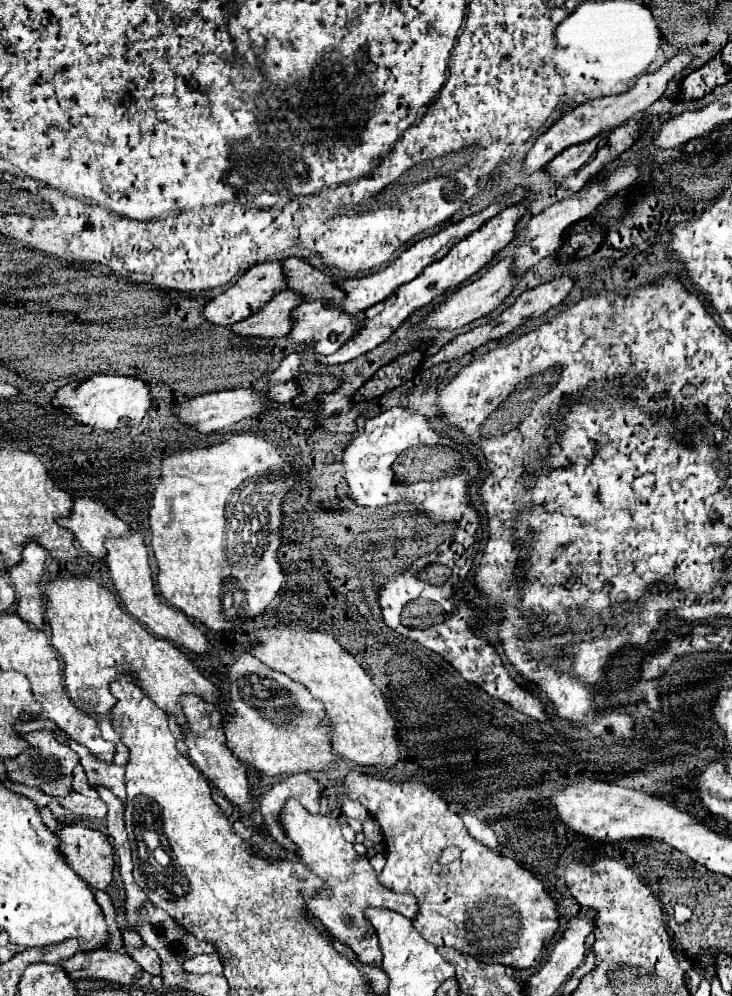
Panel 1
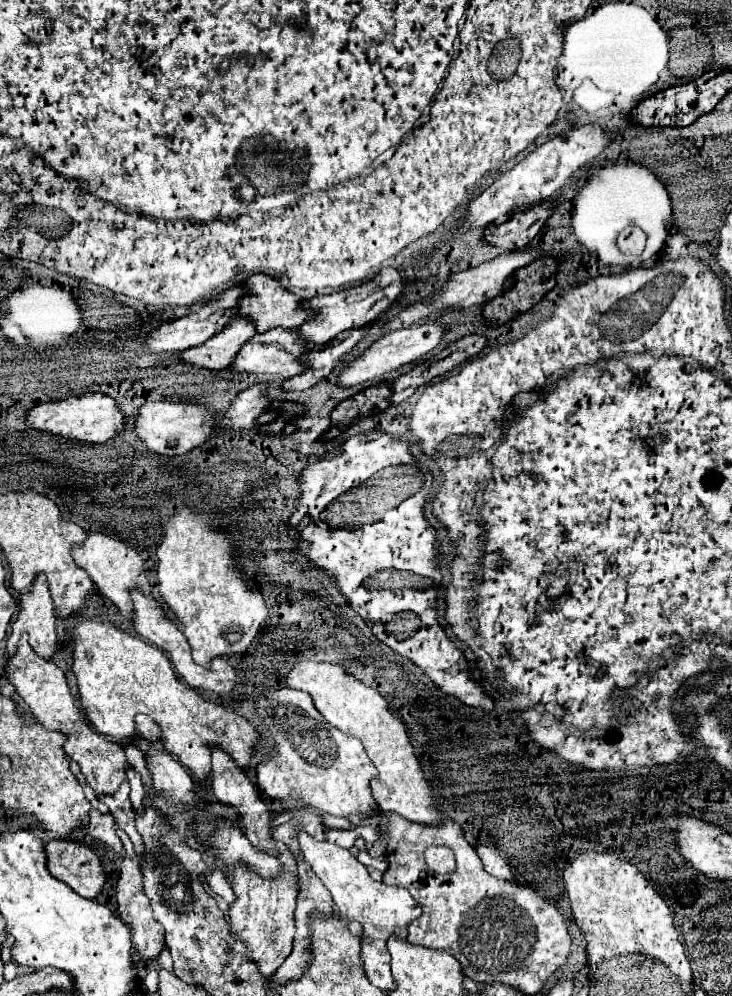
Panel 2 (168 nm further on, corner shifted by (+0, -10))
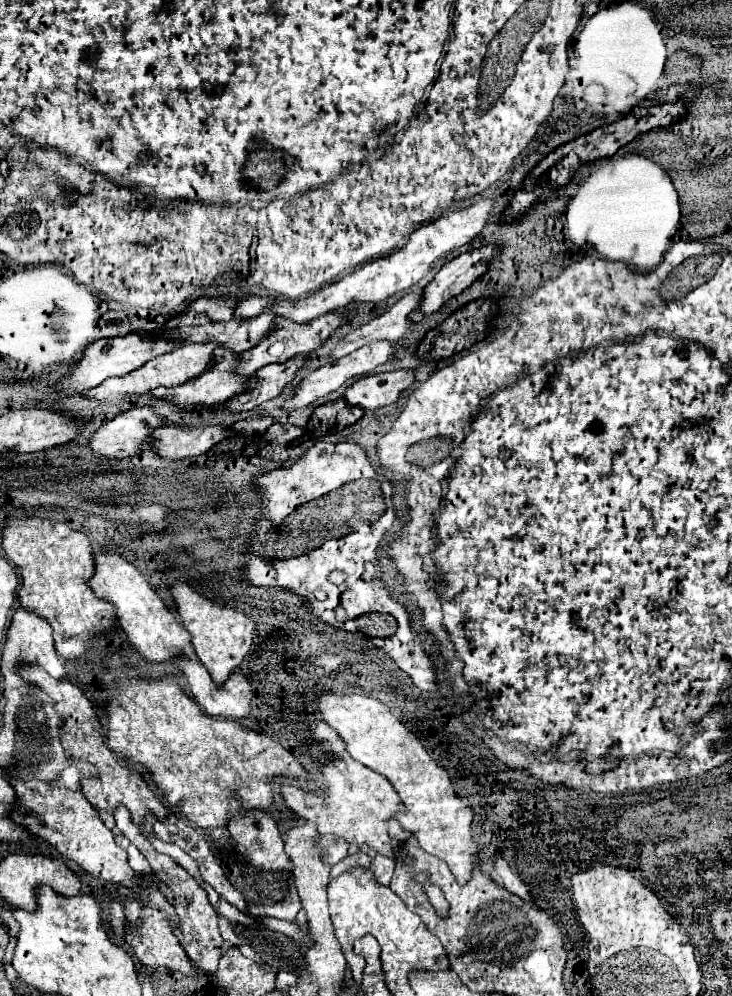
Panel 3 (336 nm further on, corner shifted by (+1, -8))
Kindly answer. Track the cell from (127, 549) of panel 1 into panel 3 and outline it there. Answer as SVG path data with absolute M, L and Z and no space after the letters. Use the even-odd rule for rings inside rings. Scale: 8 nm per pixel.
M180 654L176 662L186 674L190 690L206 714L228 720L246 718L250 714L252 692L246 676L232 672L232 676L224 682L224 688L216 688L216 684L212 684L212 678L208 676L208 670L196 656Z

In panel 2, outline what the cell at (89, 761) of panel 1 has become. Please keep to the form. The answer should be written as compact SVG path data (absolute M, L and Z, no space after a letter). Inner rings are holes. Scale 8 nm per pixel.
M125 782L125 786L121 786L121 790L117 790L117 794L105 796L105 798L101 798L101 802L109 808L111 816L113 816L115 822L117 822L117 826L127 832L127 836L131 838L131 842L133 842L135 852L139 854L139 858L145 858L143 838L141 838L141 834L135 830L135 814L133 814L131 800L129 800L129 784Z

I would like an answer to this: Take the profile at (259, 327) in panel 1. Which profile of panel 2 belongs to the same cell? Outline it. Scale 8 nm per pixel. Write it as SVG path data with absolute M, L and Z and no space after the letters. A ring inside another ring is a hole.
M231 320L219 334L203 342L201 346L183 350L179 360L185 364L207 364L207 370L223 370L229 366L229 358L237 354L239 346L243 346L249 338L253 338L253 326L249 322Z

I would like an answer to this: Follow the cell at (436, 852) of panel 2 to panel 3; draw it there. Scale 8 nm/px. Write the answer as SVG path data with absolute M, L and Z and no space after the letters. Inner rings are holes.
M358 694L352 700L350 698L346 700L346 696L316 696L316 708L318 708L318 714L322 716L322 720L326 724L330 724L342 736L342 740L346 742L346 750L354 760L366 764L368 768L380 772L382 776L386 776L390 780L390 784L398 792L402 806L404 806L404 810L396 812L396 816L392 816L392 818L404 830L412 832L428 854L434 854L440 860L444 860L448 864L448 868L452 870L452 874L456 876L458 884L466 884L472 874L472 868L474 868L474 856L478 852L478 848L472 840L472 828L470 828L472 812L458 800L448 774L428 756L422 742L380 700L370 698L366 694Z

